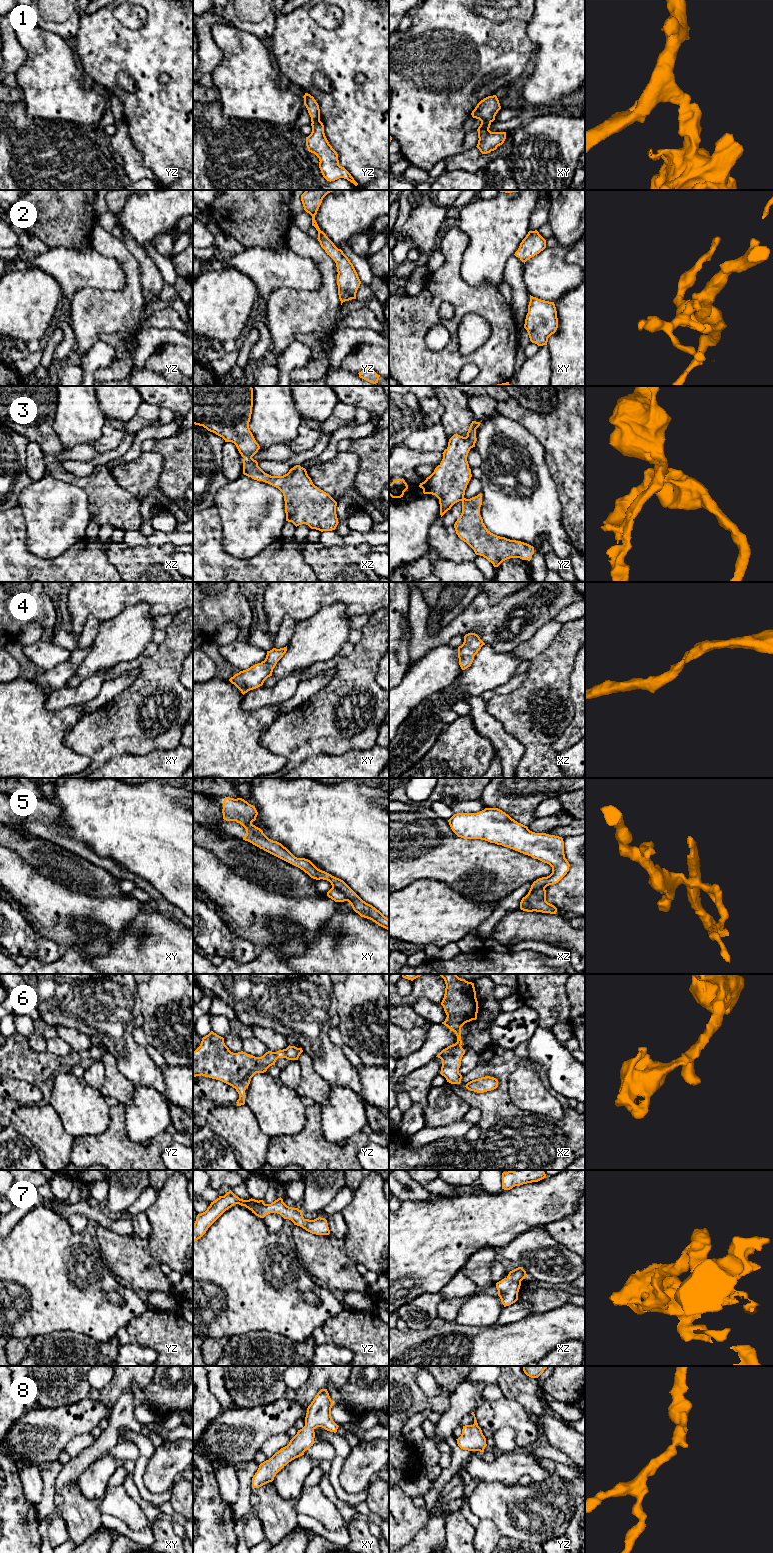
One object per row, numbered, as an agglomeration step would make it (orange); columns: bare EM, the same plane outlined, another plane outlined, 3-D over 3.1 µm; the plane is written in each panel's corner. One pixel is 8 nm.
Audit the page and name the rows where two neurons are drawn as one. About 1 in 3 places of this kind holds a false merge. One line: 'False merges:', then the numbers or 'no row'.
False merges: 1, 3, 5

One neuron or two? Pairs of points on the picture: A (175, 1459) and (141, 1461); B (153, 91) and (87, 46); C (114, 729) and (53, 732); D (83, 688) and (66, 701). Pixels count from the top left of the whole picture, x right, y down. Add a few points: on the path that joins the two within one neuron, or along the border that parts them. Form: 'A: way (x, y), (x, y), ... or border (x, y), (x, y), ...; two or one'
A: border (148, 1459), (143, 1474), (143, 1484); two
B: way (139, 74), (112, 47), (104, 46); one
C: border (84, 714), (68, 732), (64, 740), (76, 753); two
D: way (79, 692), (70, 697); one

